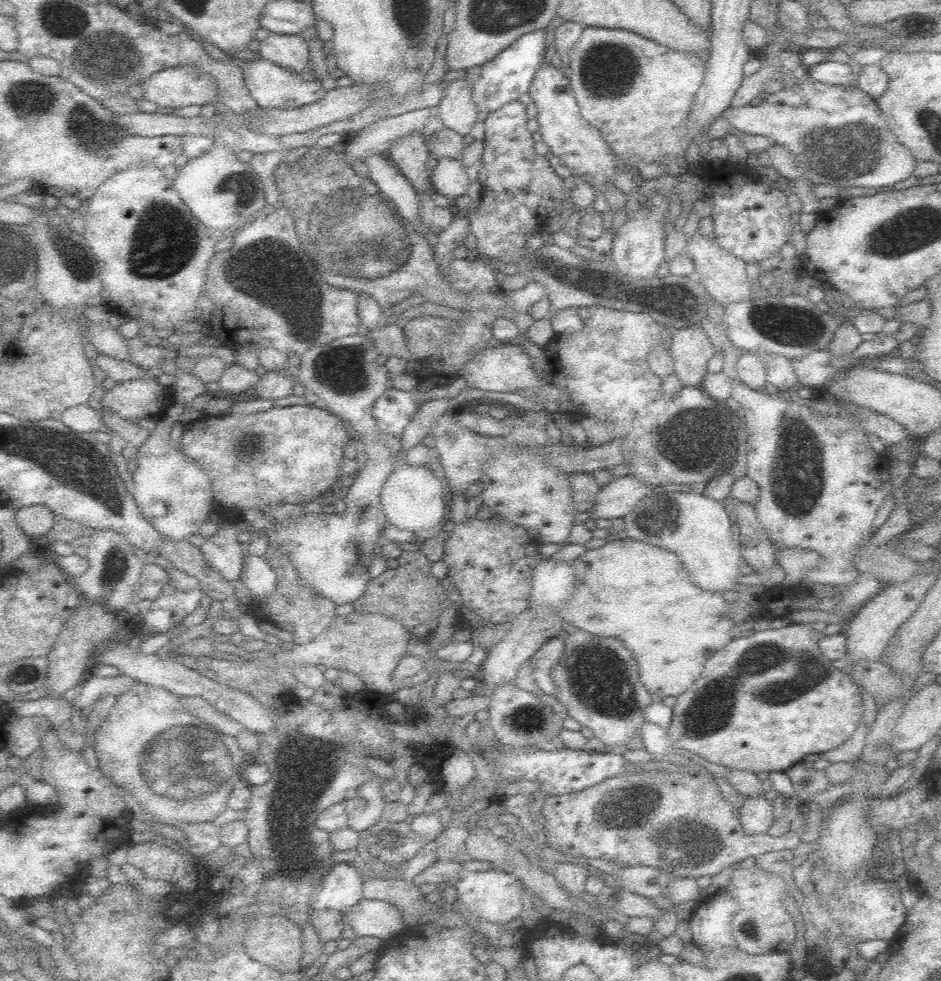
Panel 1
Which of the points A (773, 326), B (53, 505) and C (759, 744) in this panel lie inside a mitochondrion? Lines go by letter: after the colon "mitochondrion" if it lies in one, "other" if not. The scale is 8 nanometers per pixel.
A: mitochondrion
B: other
C: other

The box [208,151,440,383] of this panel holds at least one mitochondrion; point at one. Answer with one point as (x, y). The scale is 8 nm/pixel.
(234, 191)

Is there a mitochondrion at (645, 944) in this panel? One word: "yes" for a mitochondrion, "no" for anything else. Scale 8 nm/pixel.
no

